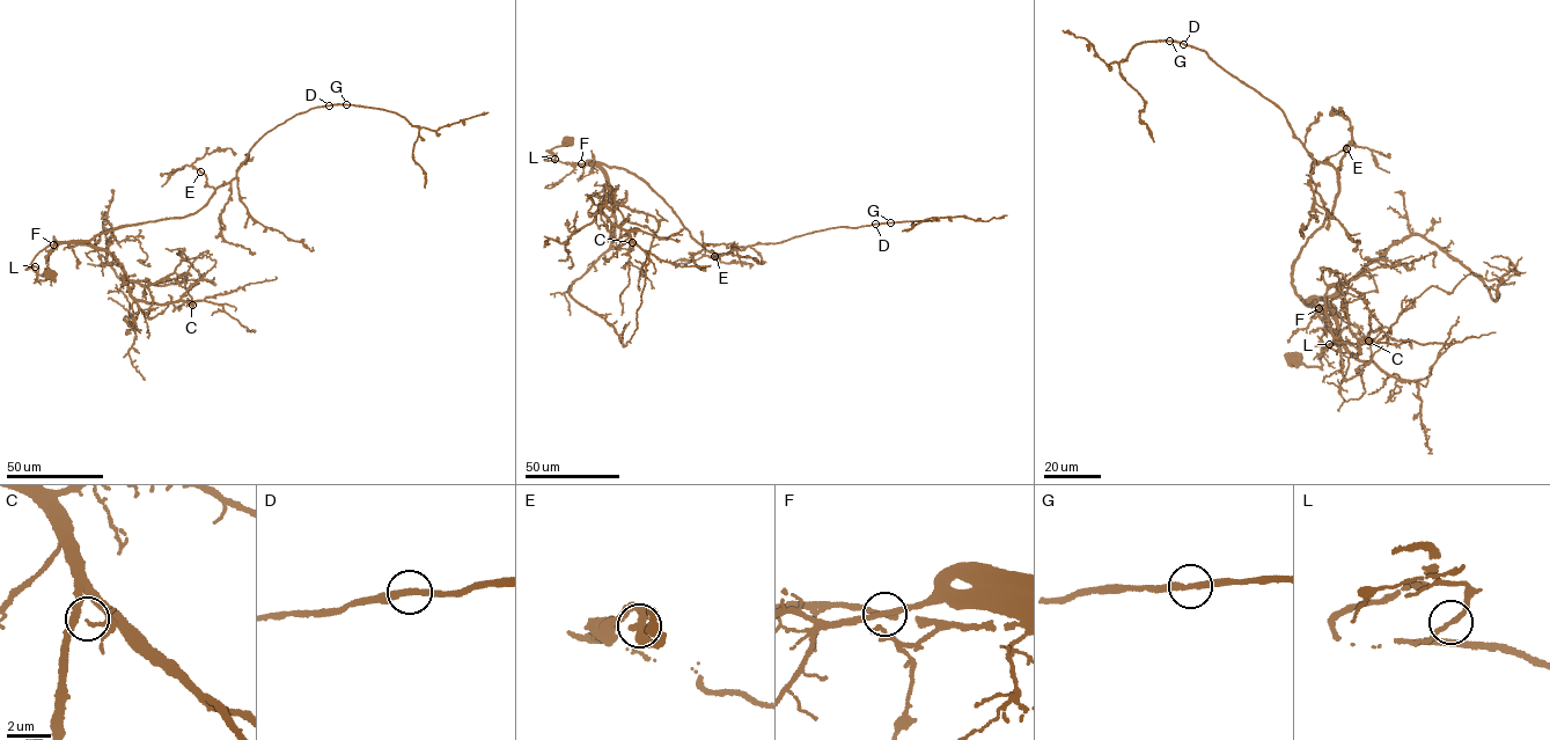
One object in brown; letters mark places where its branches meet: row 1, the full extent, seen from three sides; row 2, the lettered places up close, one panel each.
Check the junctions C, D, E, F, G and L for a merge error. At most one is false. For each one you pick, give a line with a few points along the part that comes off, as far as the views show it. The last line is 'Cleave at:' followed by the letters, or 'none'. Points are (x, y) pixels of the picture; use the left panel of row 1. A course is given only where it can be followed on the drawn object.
Cleave at: none

